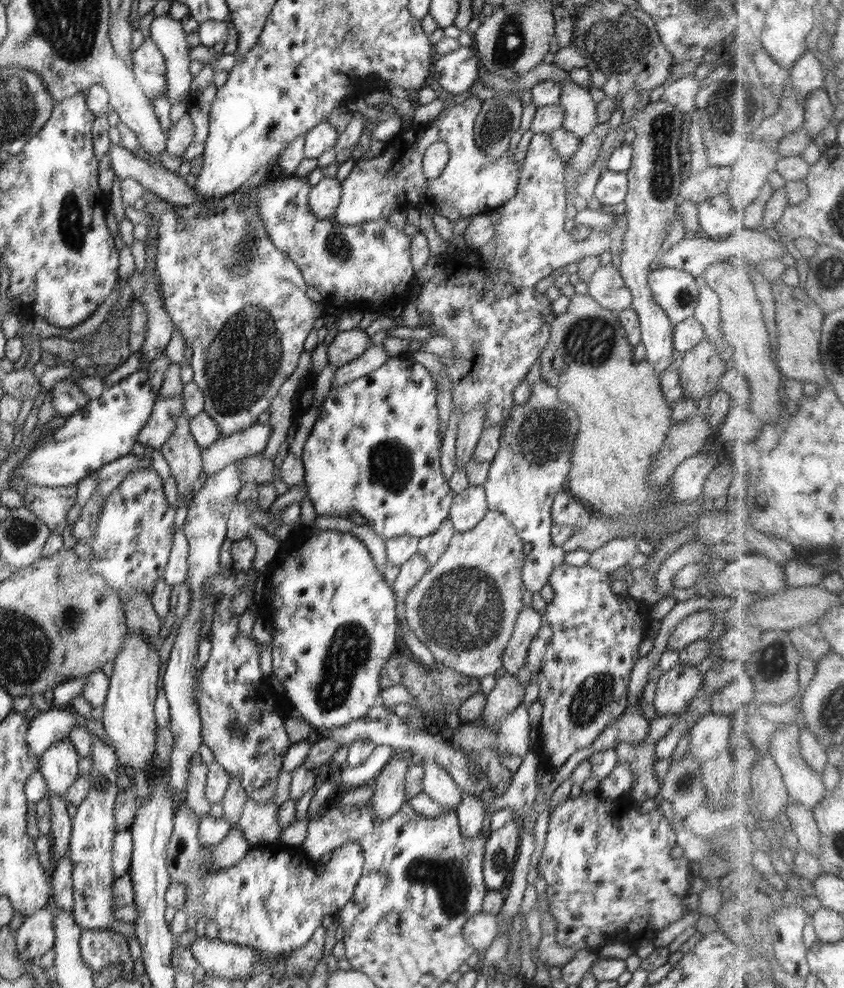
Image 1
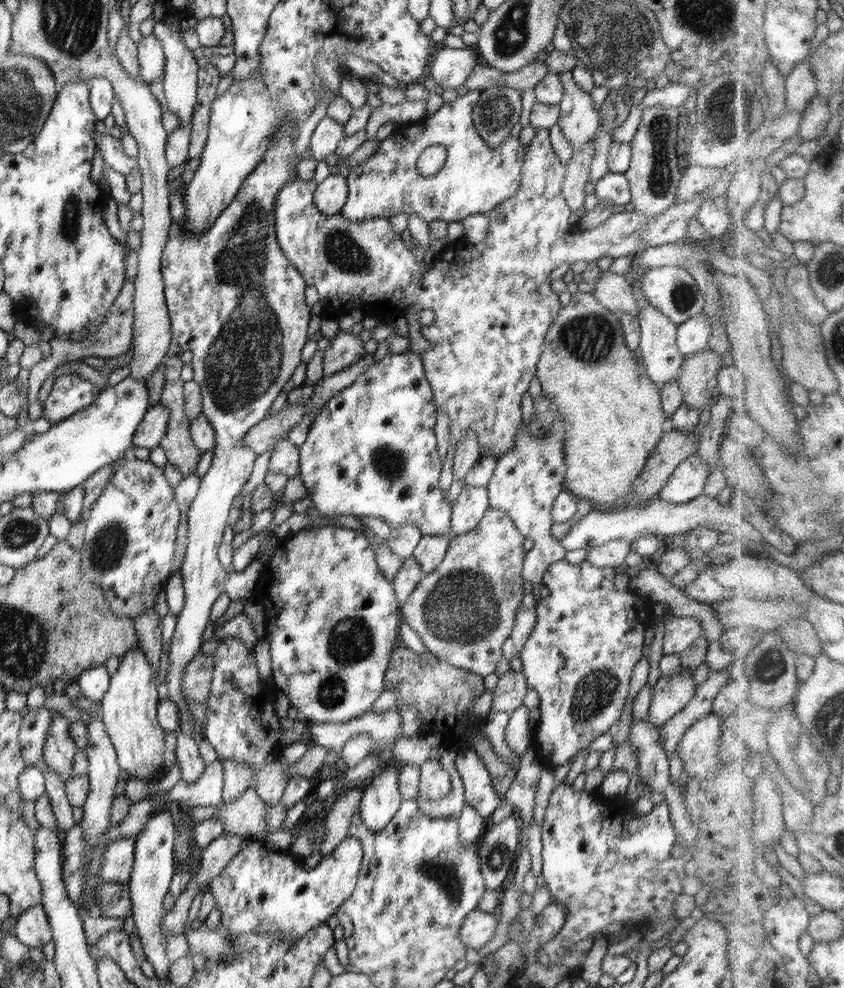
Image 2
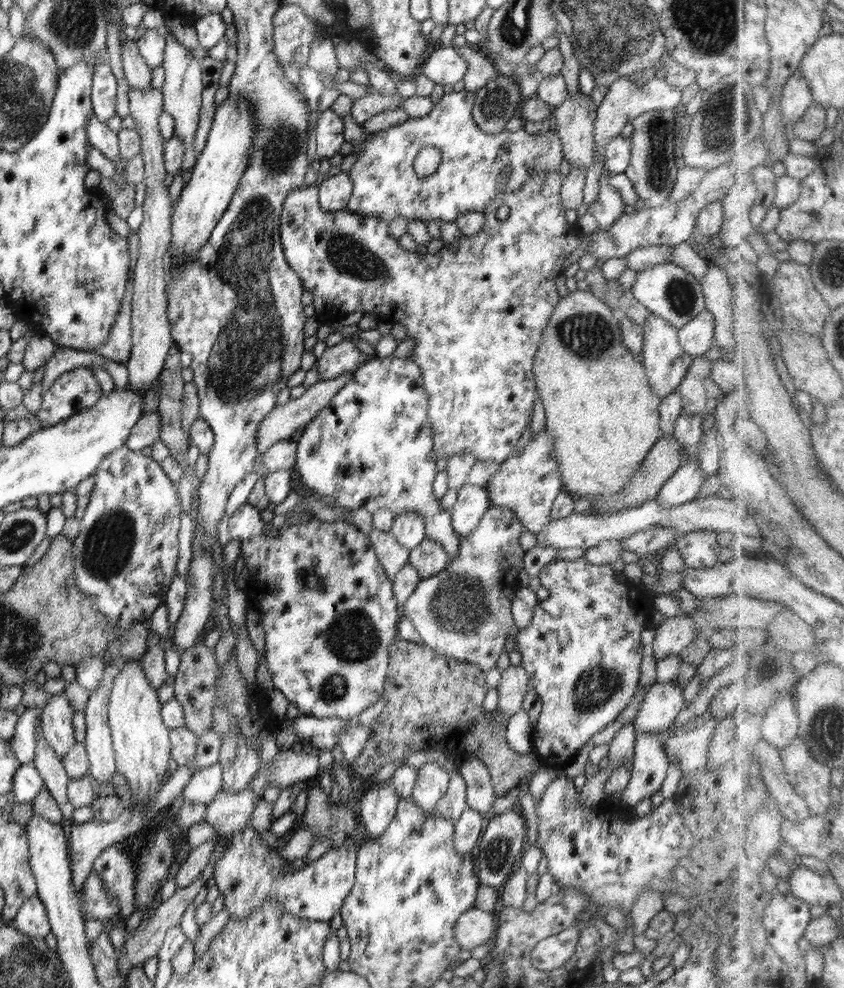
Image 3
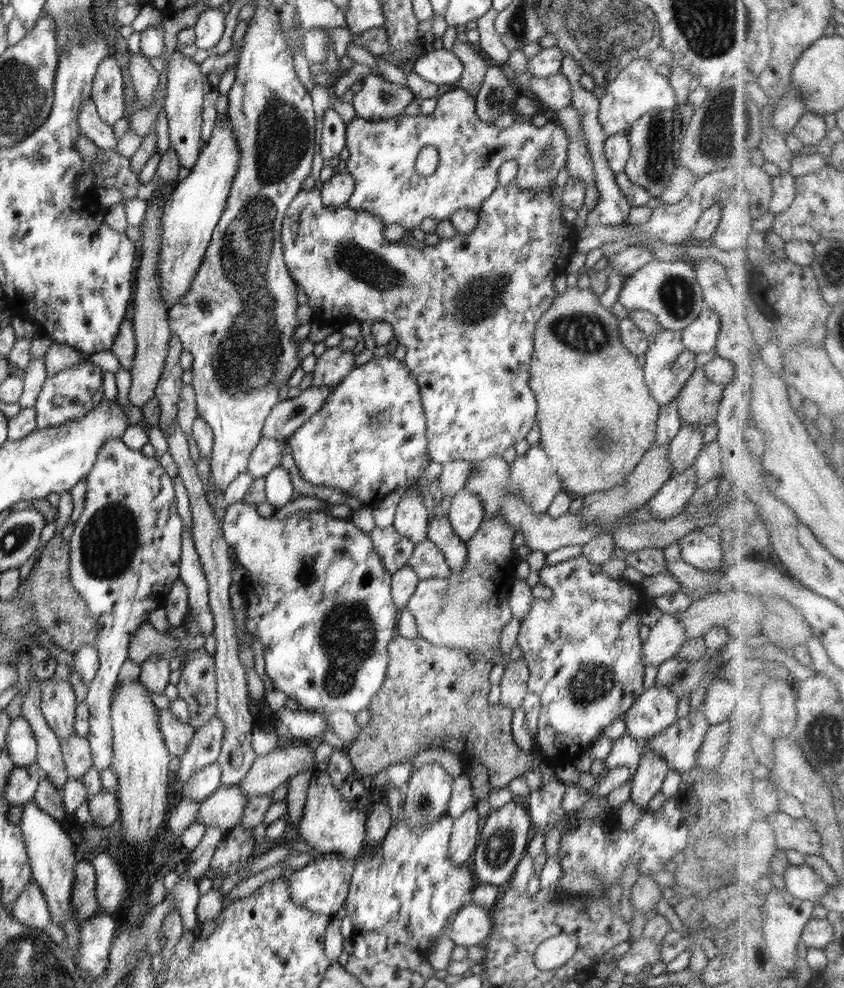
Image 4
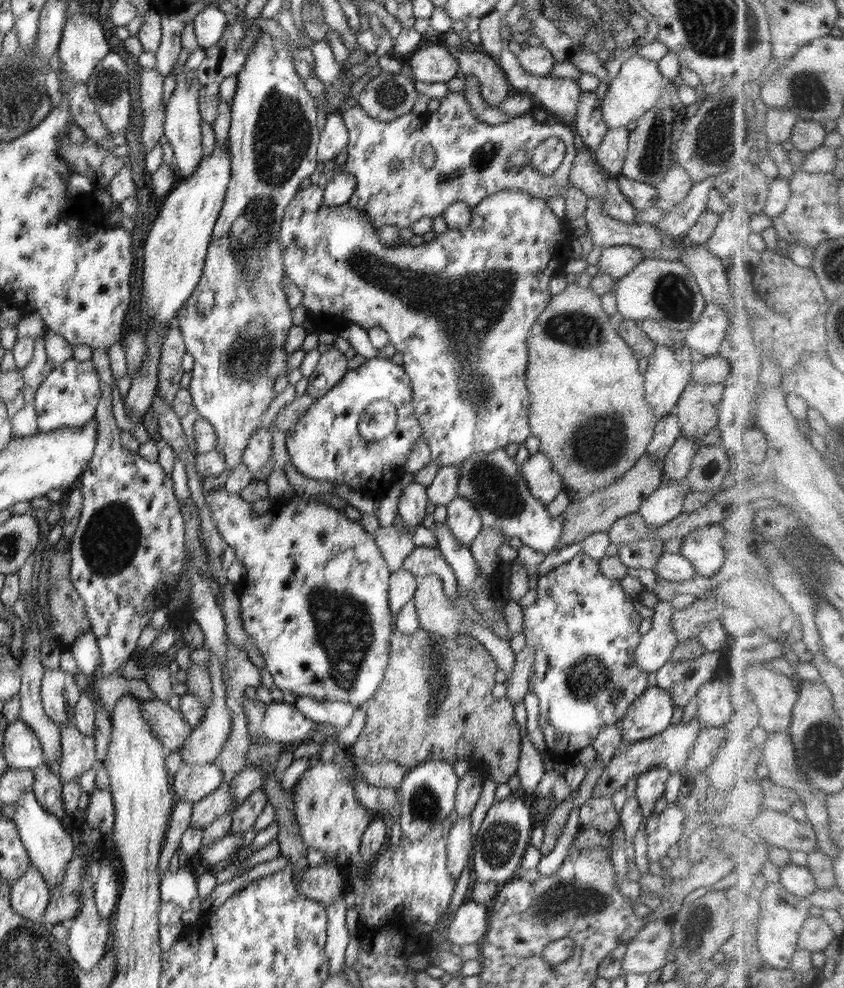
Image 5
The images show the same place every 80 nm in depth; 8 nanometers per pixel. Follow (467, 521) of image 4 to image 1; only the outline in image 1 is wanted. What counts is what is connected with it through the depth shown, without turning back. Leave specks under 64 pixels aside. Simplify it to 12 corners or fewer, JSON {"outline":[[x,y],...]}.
{"outline":[[483,486],[455,494],[449,517],[458,532],[489,515]]}

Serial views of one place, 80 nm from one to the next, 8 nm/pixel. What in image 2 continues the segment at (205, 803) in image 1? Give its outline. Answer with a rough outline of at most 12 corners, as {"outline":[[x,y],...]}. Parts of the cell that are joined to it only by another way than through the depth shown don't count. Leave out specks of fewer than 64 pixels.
{"outline":[[176,732],[182,781],[196,782],[205,769],[199,740]]}

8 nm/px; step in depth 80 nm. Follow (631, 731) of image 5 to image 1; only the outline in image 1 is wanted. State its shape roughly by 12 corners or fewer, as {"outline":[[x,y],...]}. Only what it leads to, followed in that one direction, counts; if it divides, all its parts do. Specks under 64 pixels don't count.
{"outline":[[696,666],[670,668],[656,685],[656,714],[678,714],[705,682]]}

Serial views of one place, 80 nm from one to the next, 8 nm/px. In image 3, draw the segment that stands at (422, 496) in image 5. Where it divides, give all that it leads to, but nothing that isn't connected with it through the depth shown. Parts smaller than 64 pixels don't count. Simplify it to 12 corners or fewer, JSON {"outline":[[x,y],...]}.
{"outline":[[419,512],[396,516],[390,532],[412,551],[427,536]]}

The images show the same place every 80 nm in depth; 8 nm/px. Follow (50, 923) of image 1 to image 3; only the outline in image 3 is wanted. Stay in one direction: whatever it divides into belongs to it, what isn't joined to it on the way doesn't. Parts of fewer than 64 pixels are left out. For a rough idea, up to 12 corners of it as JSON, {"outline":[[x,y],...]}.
{"outline":[[37,894],[22,904],[10,923],[34,940],[51,933]]}

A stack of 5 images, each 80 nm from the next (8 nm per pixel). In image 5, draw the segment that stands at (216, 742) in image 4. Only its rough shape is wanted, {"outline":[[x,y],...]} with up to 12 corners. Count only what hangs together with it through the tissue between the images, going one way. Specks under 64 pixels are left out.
{"outline":[[212,650],[213,701],[180,754],[210,764],[232,732],[222,666]]}

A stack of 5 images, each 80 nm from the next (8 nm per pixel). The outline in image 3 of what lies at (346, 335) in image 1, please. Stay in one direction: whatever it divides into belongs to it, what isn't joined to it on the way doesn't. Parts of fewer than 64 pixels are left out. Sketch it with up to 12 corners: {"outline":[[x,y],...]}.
{"outline":[[344,338],[317,358],[320,379],[355,371],[365,361],[356,340]]}

